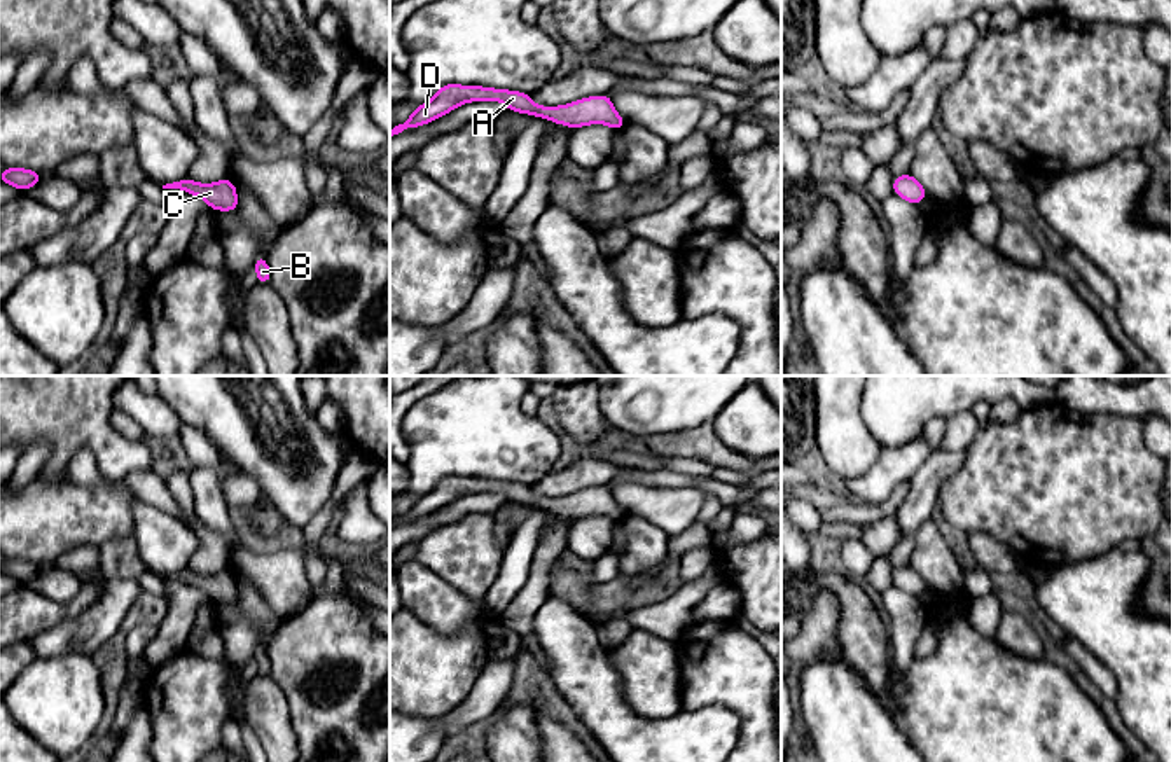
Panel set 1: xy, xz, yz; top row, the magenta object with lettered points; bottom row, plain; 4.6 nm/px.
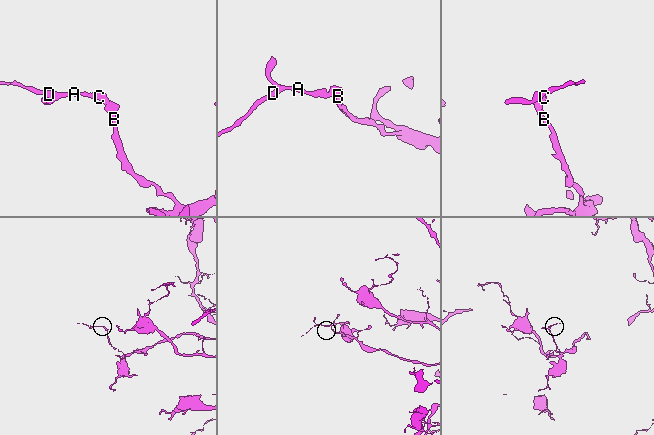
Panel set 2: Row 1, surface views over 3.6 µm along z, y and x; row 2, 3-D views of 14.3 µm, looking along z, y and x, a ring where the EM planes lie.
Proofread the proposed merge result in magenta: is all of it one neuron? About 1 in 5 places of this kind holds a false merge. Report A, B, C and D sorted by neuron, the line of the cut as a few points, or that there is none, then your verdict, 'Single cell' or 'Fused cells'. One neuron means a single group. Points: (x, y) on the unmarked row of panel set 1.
Groups: A B C D. No split. Single cell

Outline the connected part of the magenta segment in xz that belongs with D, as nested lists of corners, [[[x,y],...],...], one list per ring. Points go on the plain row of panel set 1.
[[[446,475],[430,493],[414,500],[405,514],[395,517],[390,523],[390,528],[398,526],[404,521],[428,516],[468,493],[486,491],[500,493],[509,502],[530,505],[533,509],[544,509],[551,514],[570,517],[573,521],[587,516],[606,516],[619,523],[622,517],[626,517],[626,512],[617,505],[608,486],[582,489],[579,493],[559,498],[542,498],[535,496],[530,486],[519,482]]]

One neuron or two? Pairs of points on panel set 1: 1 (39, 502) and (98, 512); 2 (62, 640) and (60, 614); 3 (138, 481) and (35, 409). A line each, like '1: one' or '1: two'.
1: one
2: two
3: two

